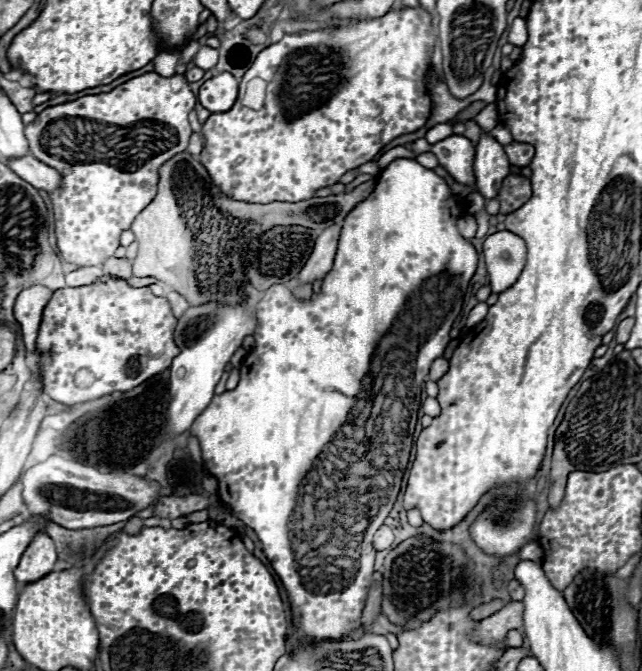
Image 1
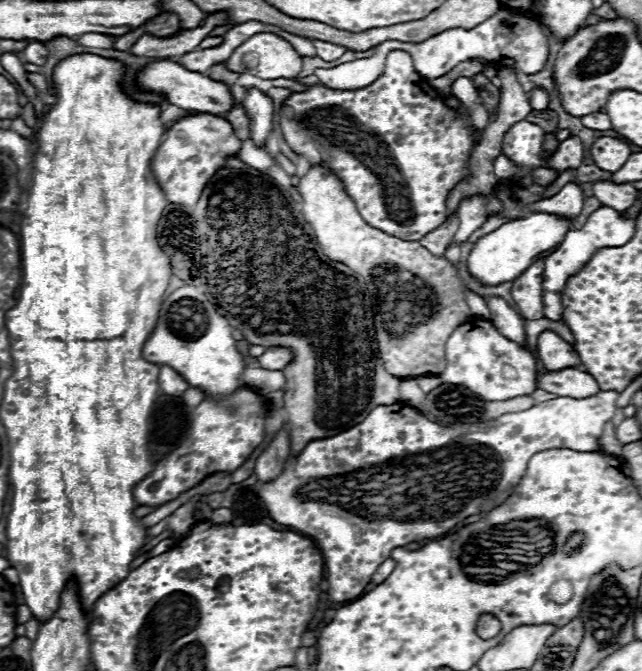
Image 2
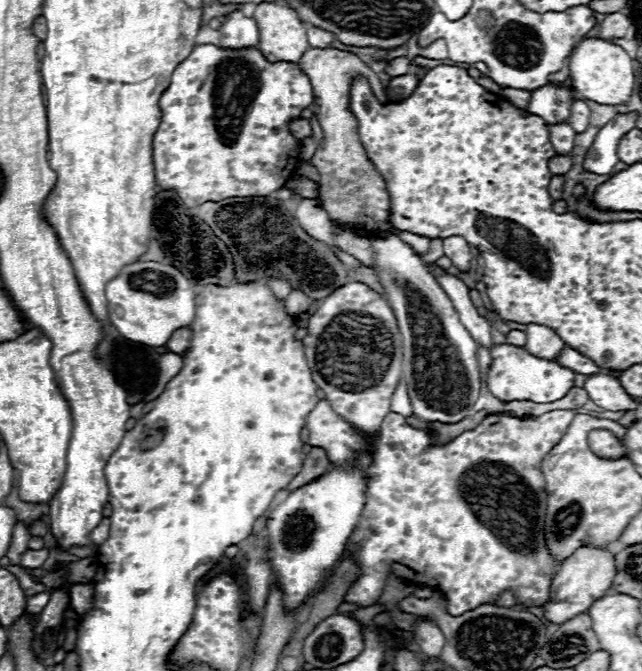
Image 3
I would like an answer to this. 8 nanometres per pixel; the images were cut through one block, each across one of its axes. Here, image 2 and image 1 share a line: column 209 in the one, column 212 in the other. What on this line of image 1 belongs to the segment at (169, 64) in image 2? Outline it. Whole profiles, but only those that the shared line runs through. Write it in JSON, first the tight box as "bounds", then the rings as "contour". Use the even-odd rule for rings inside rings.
{"bounds":[198,72,238,112],"contour":[[[230,72],[212,76],[200,86],[198,100],[210,112],[226,112],[232,108],[238,96],[238,82]]]}

